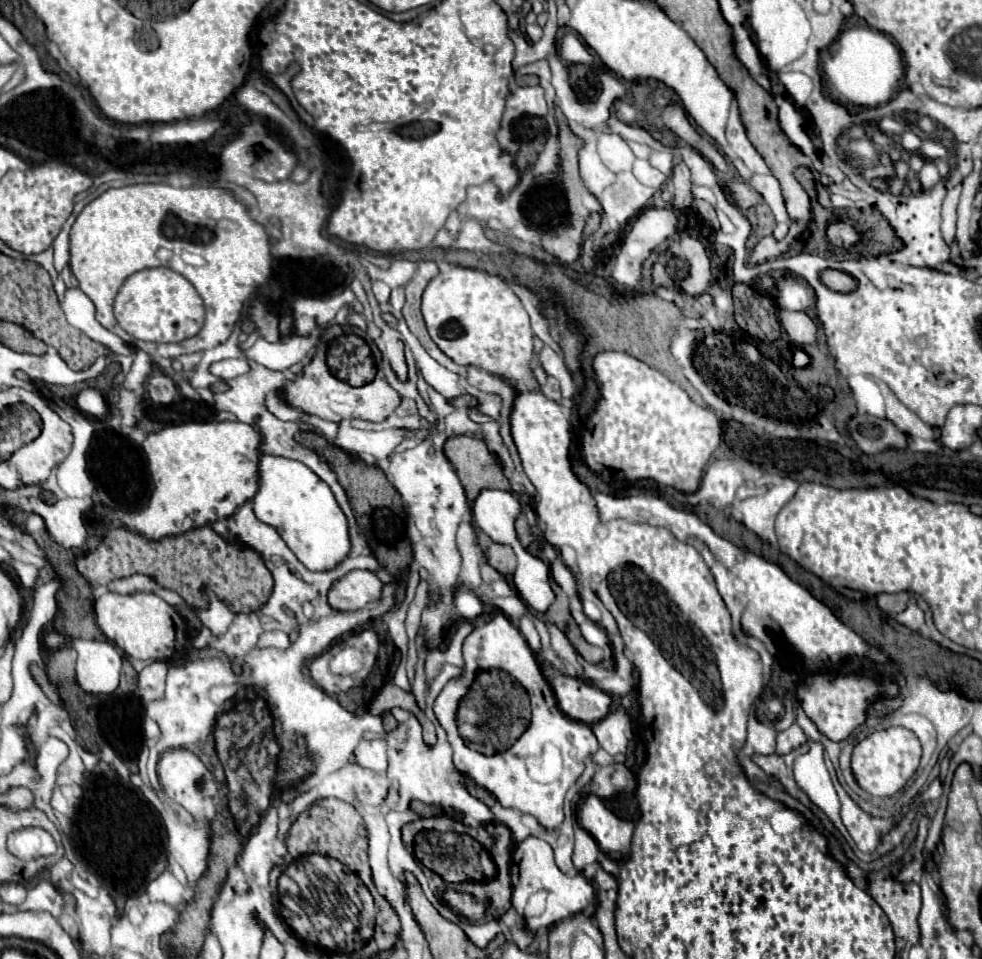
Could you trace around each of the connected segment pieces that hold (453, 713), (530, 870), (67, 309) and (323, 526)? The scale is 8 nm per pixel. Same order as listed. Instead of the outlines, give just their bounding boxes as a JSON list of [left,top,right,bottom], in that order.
[[435,614,599,830],[509,836,595,932],[61,288,135,354],[253,456,351,572]]

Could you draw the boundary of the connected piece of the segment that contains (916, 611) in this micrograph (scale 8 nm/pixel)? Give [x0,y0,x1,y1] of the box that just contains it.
[895,604,924,630]

